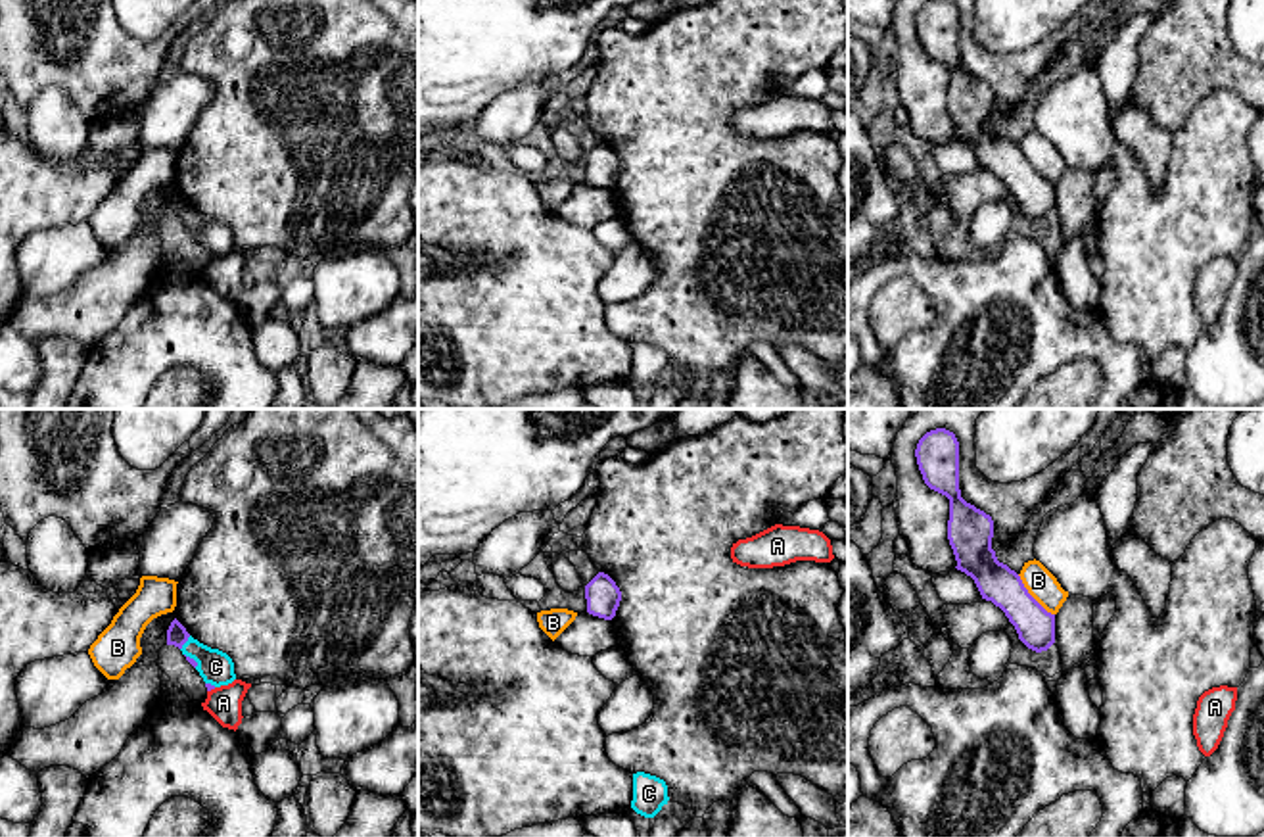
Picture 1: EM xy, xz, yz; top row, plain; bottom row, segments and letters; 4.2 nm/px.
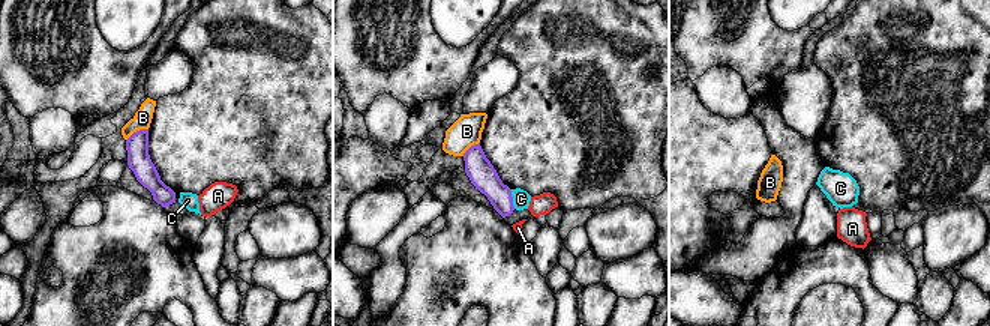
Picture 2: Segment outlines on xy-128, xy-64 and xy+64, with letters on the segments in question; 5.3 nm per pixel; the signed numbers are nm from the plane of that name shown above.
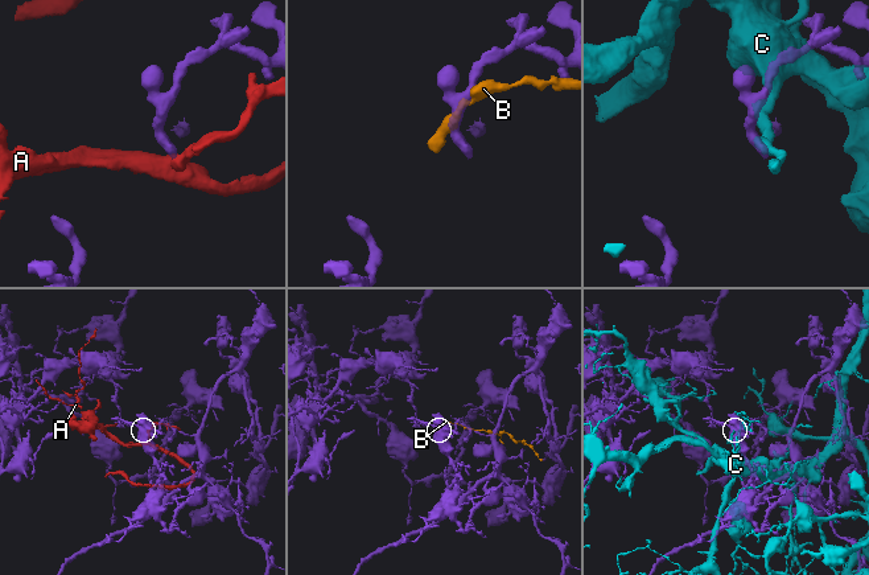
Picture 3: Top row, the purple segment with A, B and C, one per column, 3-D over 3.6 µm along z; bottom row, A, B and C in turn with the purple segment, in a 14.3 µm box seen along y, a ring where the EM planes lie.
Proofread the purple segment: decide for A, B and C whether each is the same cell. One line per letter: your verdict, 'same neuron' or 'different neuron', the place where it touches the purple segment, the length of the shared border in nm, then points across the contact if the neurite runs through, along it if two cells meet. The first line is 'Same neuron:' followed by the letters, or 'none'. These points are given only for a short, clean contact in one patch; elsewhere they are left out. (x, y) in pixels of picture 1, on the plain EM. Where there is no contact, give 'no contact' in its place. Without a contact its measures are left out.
Same neuron: none
A: different neuron; meets purple in xy at (211, 258); contact 40 nm long
B: different neuron; meets purple in yz at (1030, 166); contact 240 nm long
C: different neuron; meets purple in xy at (185, 212); contact 80 nm long

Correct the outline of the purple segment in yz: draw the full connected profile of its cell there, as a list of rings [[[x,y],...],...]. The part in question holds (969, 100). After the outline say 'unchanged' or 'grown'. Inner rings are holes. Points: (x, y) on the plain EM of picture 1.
[[[926,2],[917,13],[915,27],[925,54],[949,69],[948,109],[955,138],[974,150],[982,169],[1005,182],[1028,219],[1047,221],[1055,213],[1055,184],[1028,163],[1015,140],[997,131],[992,119],[992,86],[961,67],[955,4]]]; unchanged

